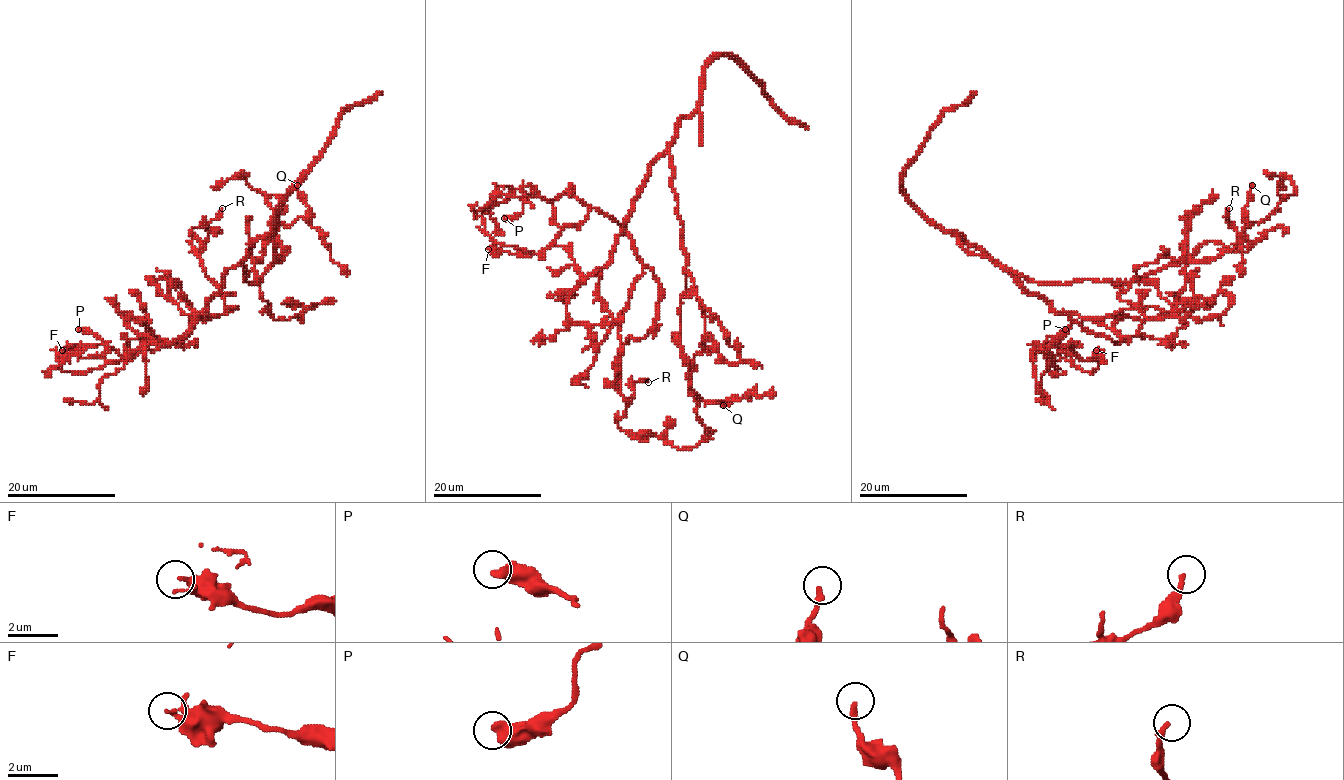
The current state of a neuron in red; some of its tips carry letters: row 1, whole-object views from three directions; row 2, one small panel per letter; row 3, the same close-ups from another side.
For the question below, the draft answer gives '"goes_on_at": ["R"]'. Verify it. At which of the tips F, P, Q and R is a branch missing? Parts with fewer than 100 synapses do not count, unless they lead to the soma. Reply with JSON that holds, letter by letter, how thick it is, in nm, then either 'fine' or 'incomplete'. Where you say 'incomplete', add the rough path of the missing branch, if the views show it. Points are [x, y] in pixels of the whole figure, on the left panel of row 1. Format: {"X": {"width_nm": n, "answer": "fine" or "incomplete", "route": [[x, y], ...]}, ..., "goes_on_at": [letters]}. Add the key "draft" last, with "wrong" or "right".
{"F": {"width_nm": 180, "answer": "fine"}, "P": {"width_nm": 480, "answer": "fine"}, "Q": {"width_nm": 200, "answer": "fine"}, "R": {"width_nm": 200, "answer": "fine"}, "goes_on_at": [], "draft": "wrong"}

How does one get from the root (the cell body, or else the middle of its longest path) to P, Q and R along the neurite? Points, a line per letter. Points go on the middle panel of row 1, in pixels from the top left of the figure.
P: (665, 153), (651, 164), (623, 223), (570, 193), (553, 200), (529, 196), (519, 214), (504, 218)
Q: (665, 153), (686, 256), (682, 359), (695, 393), (709, 403), (734, 399), (723, 405)
R: (665, 153), (625, 225), (659, 283), (655, 325), (631, 337), (614, 362), (625, 400), (637, 381), (648, 382)

